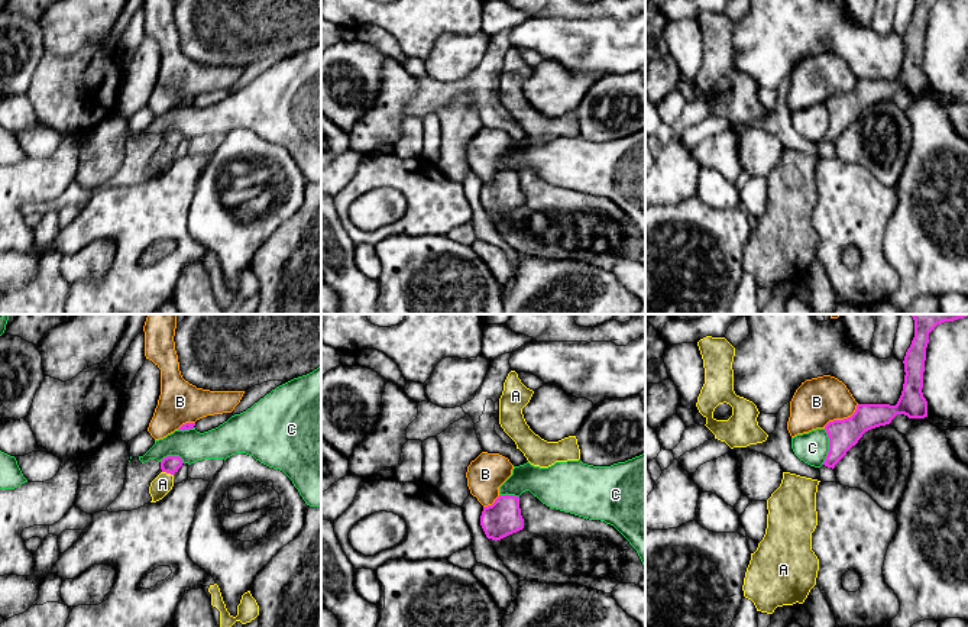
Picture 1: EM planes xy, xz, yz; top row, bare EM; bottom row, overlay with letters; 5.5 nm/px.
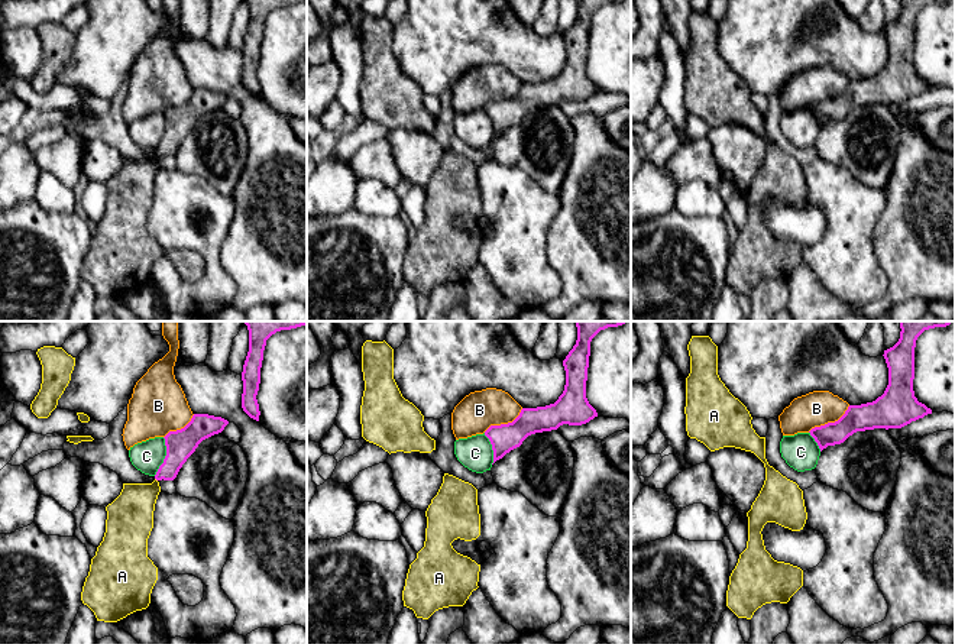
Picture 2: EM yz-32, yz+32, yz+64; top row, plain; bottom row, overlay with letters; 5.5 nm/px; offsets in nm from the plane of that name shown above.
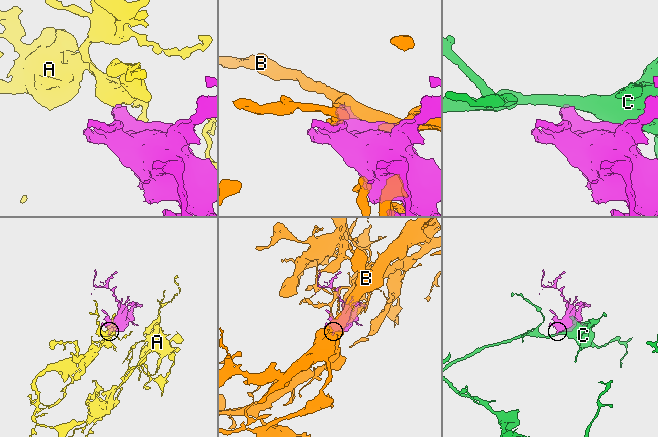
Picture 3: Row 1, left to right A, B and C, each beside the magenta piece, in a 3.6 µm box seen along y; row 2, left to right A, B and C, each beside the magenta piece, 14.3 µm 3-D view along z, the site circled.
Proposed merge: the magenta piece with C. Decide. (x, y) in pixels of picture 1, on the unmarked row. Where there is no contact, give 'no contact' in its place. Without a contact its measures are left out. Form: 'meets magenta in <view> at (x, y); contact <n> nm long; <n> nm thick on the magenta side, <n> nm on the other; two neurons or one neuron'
meets magenta in yz at (829, 122); contact 200 nm long; 160 nm thick on the magenta side, 180 nm on the other; two neurons

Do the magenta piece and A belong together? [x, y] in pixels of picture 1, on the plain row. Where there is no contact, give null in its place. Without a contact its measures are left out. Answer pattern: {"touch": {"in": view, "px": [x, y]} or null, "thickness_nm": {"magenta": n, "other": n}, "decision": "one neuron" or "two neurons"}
{"touch": {"in": "xy", "px": [168, 148]}, "thickness_nm": {"magenta": 100, "other": 110}, "decision": "one neuron"}

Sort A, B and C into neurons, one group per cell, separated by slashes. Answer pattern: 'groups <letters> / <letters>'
groups A / B / C

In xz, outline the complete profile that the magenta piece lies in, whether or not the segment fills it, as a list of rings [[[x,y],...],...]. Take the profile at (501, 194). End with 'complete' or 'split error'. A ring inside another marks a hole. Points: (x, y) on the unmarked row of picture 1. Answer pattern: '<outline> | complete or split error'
[[[499,171],[492,181],[483,182],[480,201],[488,214],[501,216],[524,204],[519,172]]] | complete

